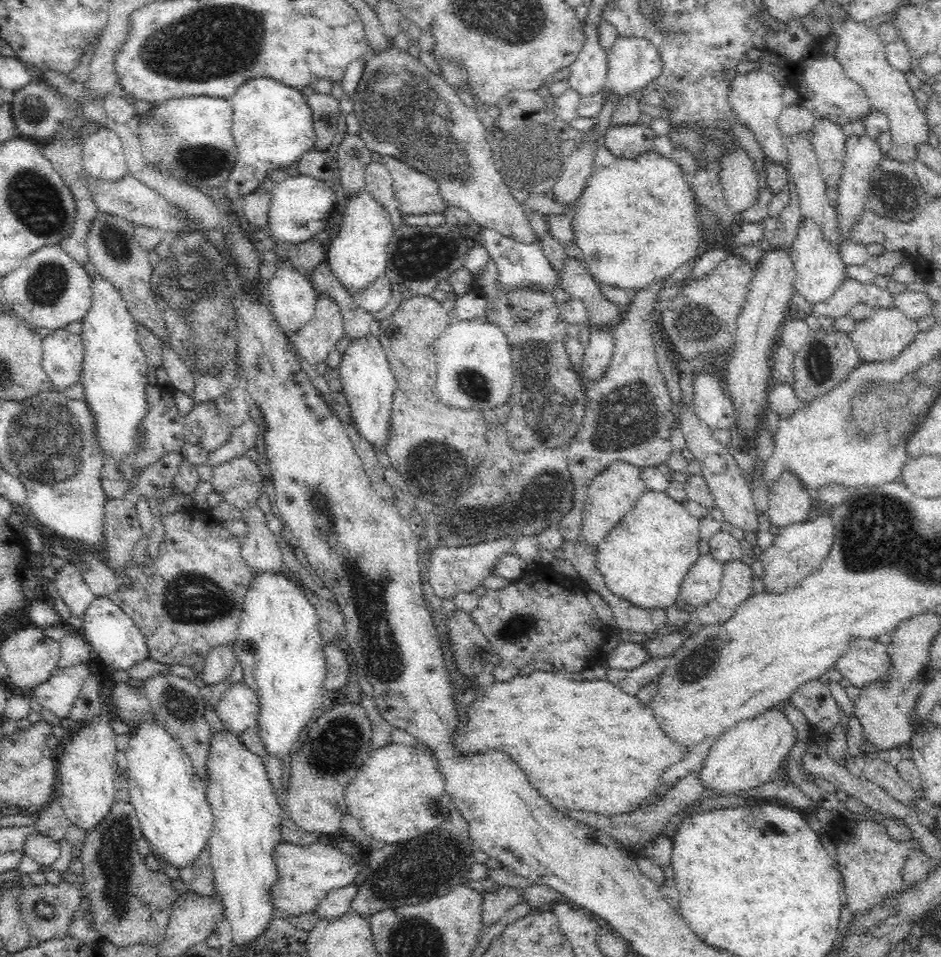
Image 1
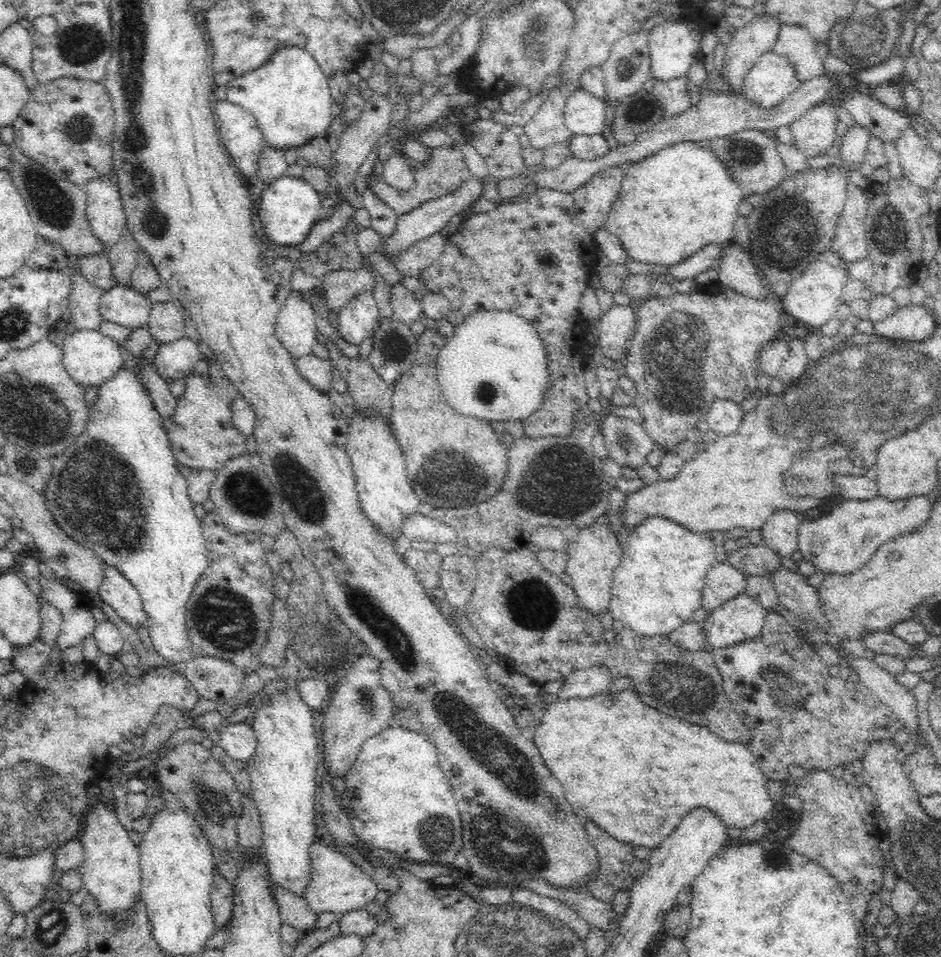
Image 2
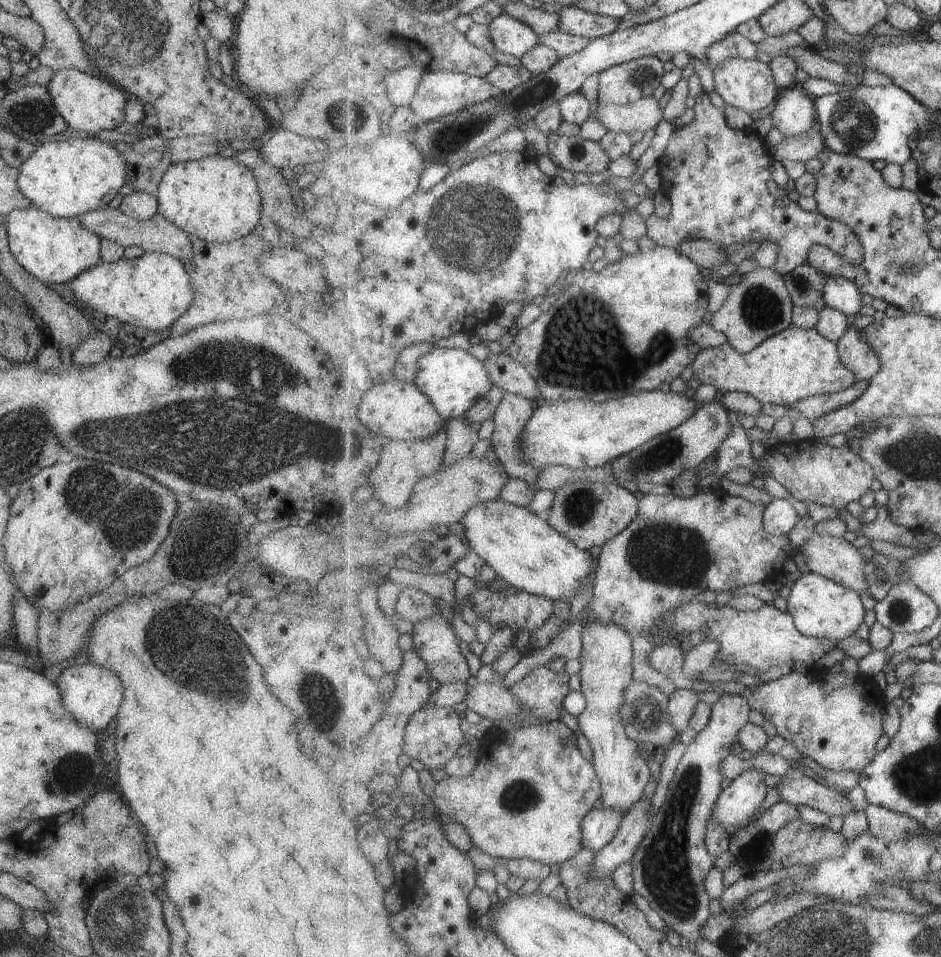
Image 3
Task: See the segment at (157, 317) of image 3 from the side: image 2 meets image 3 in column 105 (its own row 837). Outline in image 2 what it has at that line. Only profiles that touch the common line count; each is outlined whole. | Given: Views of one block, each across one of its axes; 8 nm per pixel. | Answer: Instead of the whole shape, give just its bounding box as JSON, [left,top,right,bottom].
[247,683,318,897]

